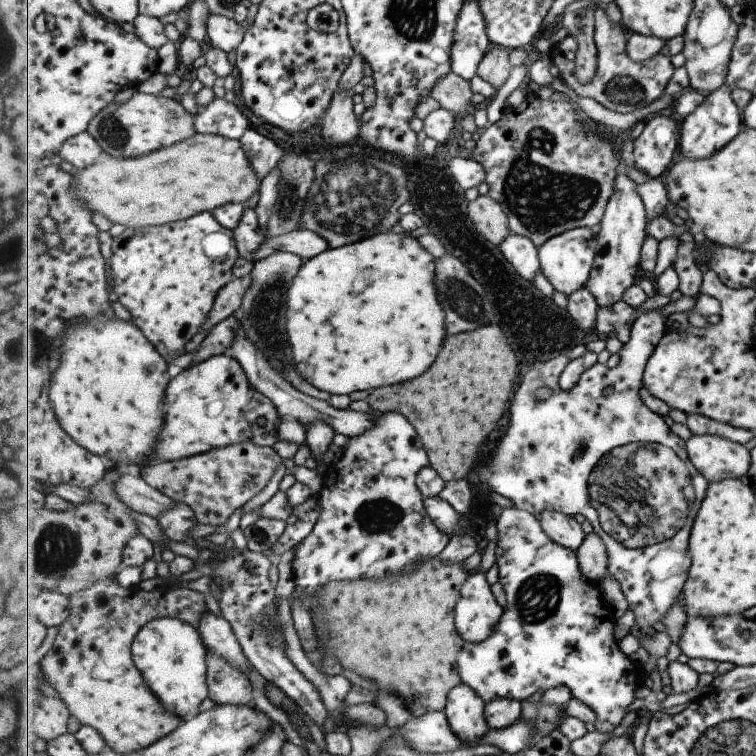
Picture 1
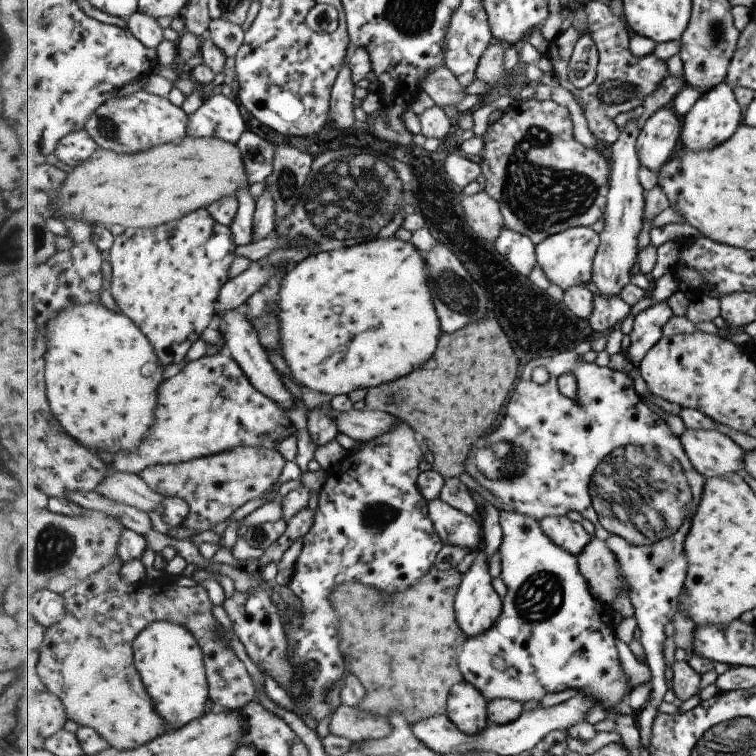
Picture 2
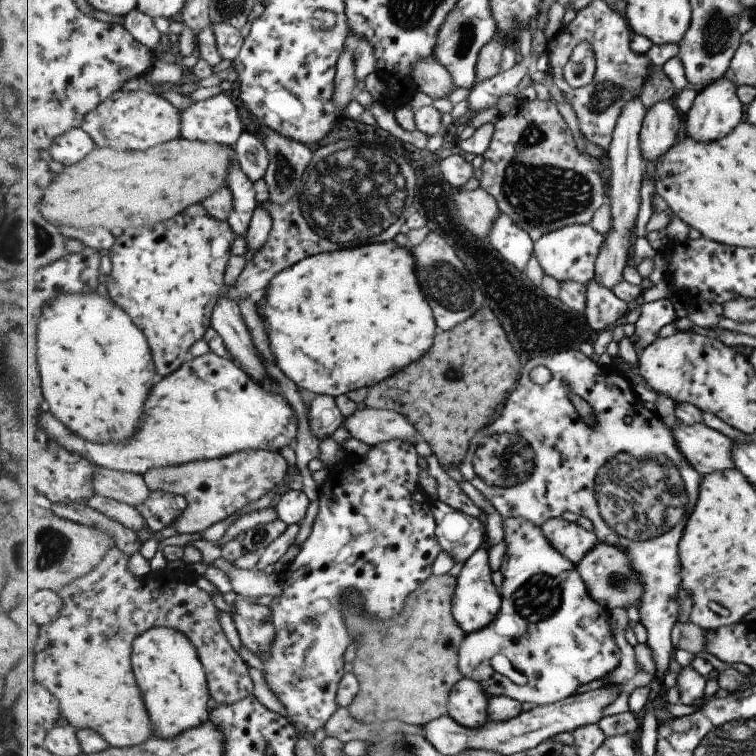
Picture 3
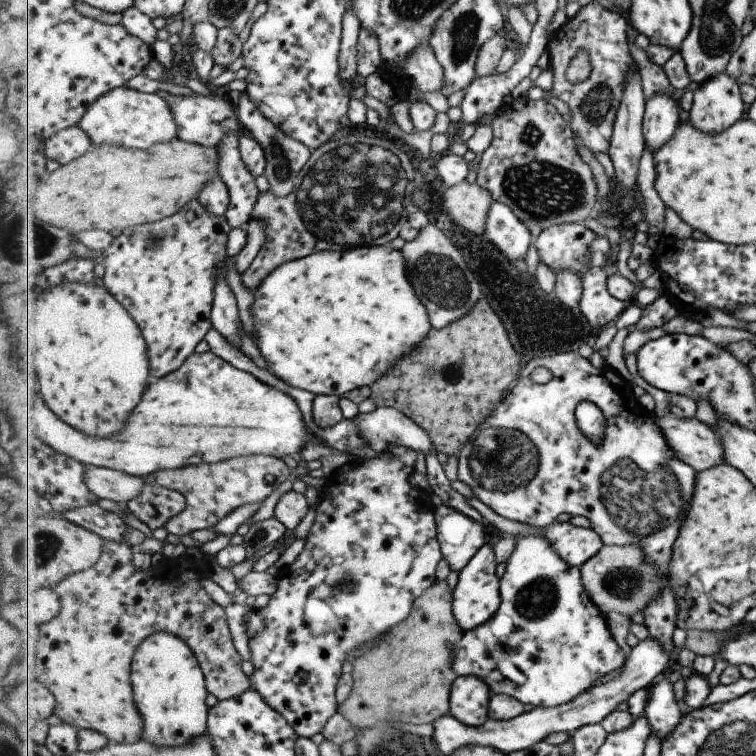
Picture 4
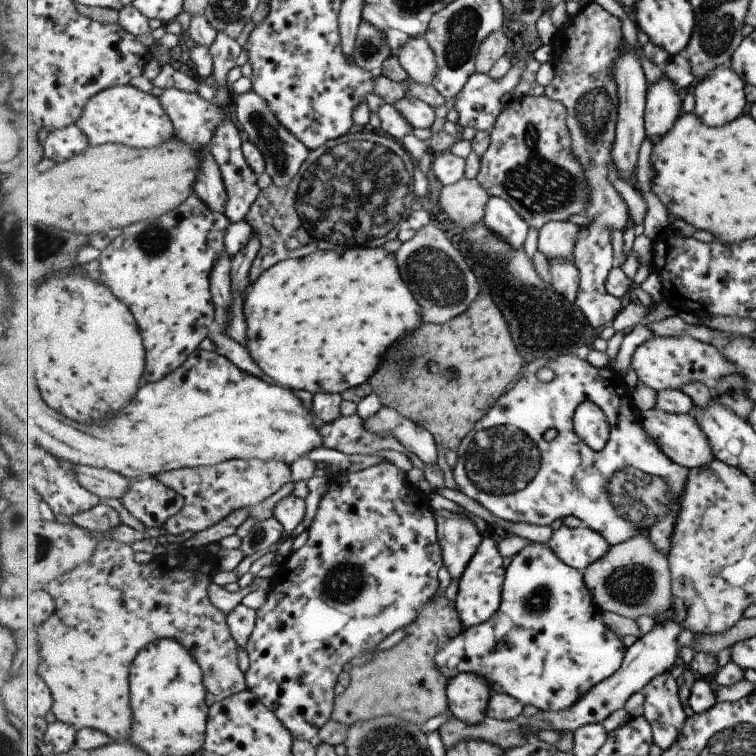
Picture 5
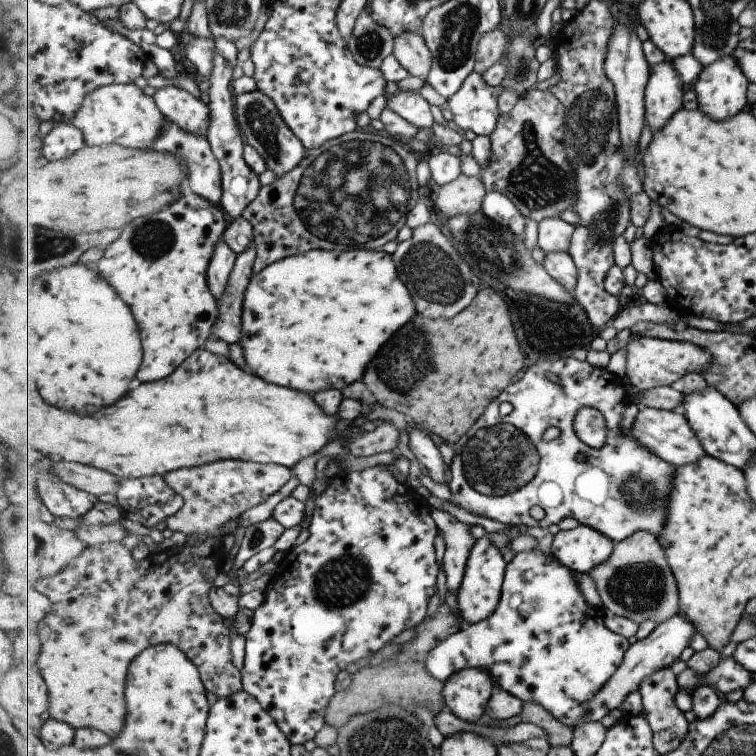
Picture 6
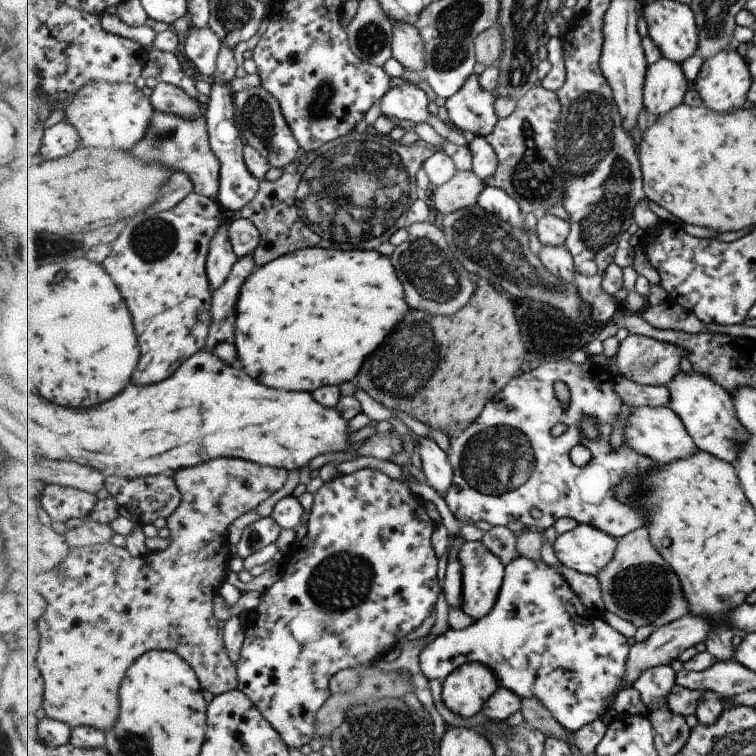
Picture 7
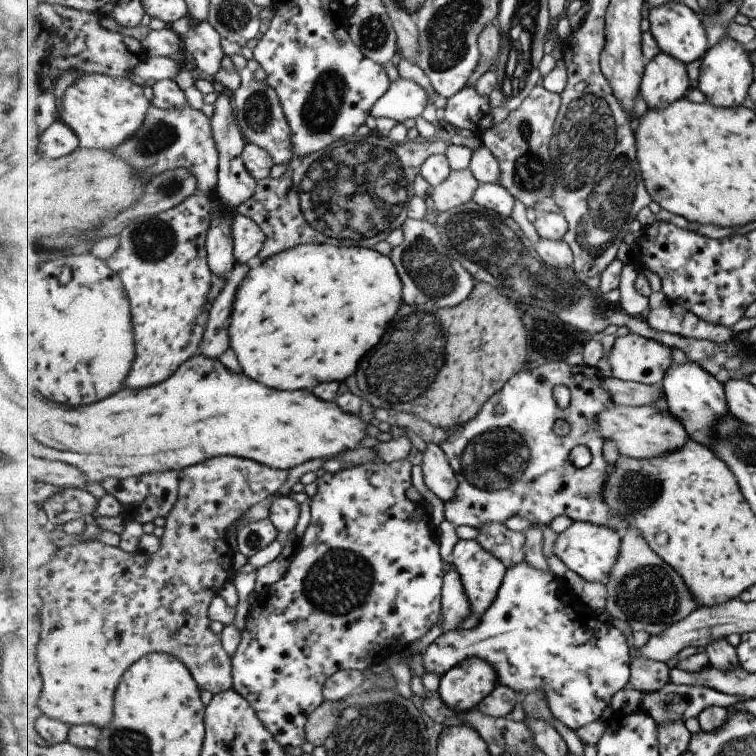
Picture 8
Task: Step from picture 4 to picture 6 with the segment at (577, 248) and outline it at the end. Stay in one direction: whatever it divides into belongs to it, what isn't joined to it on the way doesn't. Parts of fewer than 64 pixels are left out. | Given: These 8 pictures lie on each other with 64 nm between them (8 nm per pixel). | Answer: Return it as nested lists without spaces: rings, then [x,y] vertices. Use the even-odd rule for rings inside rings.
[[[547,218],[538,224],[538,246],[545,254],[568,252],[576,226],[559,218]]]

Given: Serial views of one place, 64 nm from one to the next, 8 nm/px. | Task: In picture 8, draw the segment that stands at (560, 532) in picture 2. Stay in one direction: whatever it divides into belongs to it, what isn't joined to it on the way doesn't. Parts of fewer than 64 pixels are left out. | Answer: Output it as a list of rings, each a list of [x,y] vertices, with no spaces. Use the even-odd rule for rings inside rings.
[[[574,521],[568,529],[558,535],[553,545],[553,552],[567,565],[567,568],[577,572],[585,580],[603,583],[619,560],[622,536],[622,533],[607,526]]]

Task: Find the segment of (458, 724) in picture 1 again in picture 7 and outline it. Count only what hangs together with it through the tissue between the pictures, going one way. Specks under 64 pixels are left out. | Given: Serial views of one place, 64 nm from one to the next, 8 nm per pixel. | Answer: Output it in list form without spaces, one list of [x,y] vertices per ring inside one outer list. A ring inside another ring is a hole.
[[[471,662],[456,668],[442,685],[442,702],[461,718],[471,718],[499,690],[496,673],[485,664]]]

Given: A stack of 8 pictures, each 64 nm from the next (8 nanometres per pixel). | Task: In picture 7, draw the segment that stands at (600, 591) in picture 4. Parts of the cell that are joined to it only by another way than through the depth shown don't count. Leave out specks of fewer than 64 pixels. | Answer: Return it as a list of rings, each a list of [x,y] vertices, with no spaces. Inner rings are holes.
[[[646,528],[637,529],[620,539],[613,560],[597,574],[597,580],[603,589],[606,610],[630,621],[637,629],[653,626],[657,631],[661,626],[687,616],[691,610],[679,576],[653,546]]]

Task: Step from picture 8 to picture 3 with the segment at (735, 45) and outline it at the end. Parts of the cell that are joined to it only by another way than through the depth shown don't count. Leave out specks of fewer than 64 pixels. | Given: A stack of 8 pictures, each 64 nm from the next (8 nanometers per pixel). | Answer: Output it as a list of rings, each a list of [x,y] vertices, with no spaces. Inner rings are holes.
[[[727,77],[699,89],[692,110],[686,114],[686,135],[697,142],[727,138],[746,116],[747,107],[741,102],[737,90],[738,86]]]

